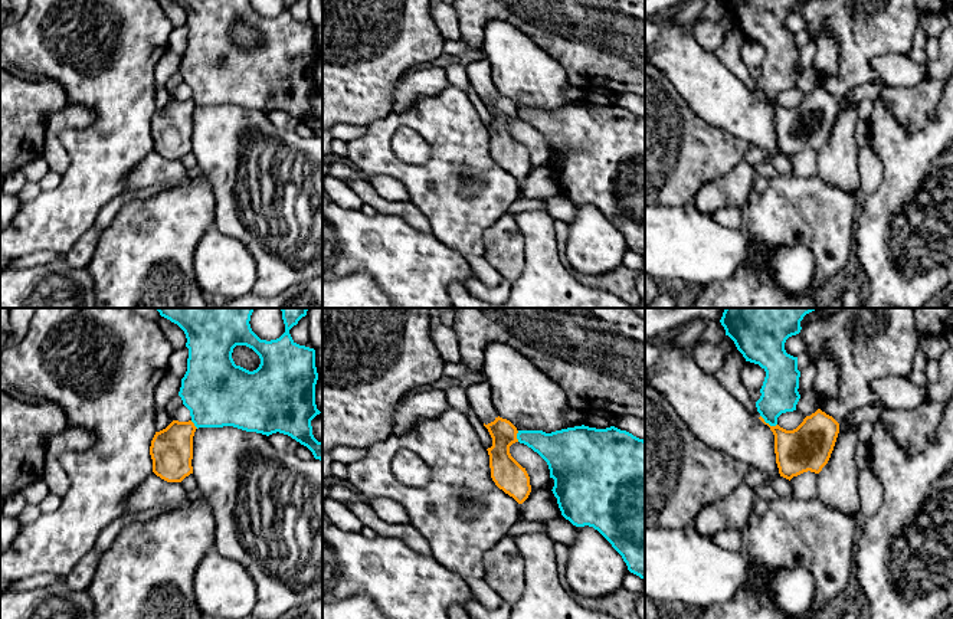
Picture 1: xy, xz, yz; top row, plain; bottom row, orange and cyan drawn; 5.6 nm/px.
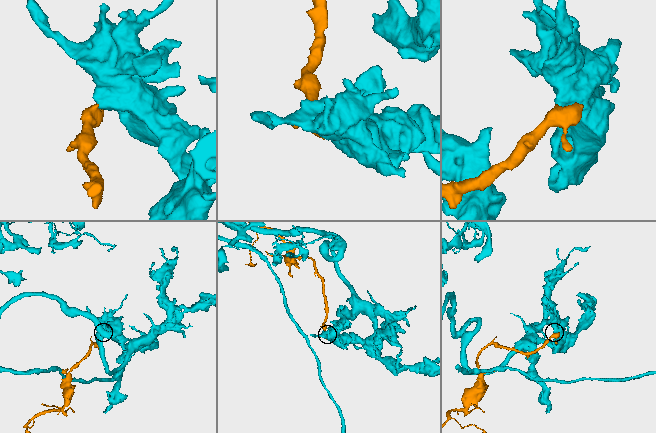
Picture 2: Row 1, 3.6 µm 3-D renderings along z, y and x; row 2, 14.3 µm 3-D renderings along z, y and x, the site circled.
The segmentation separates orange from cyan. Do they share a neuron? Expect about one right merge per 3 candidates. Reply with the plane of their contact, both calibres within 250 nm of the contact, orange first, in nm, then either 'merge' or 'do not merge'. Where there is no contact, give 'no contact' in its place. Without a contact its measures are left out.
yz | 260/200 nm | do not merge

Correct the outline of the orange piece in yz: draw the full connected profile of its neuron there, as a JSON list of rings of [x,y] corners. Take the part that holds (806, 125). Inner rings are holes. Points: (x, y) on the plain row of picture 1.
[[[818,86],[793,108],[786,108],[779,102],[770,104],[762,94],[759,96],[774,112],[780,154],[790,158],[808,148],[819,151],[828,141],[839,111],[839,101],[832,94]]]

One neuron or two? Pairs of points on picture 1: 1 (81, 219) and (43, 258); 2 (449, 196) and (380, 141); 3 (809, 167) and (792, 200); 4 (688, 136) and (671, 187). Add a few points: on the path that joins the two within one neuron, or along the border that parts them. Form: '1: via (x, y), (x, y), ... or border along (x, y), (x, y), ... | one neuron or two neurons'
1: border along (64, 252), (36, 251), (16, 258) | two neurons
2: via (431, 193), (390, 160) | one neuron
3: border along (792, 172), (799, 176), (816, 176) | two neurons
4: via (678, 148), (671, 156), (671, 174) | one neuron

